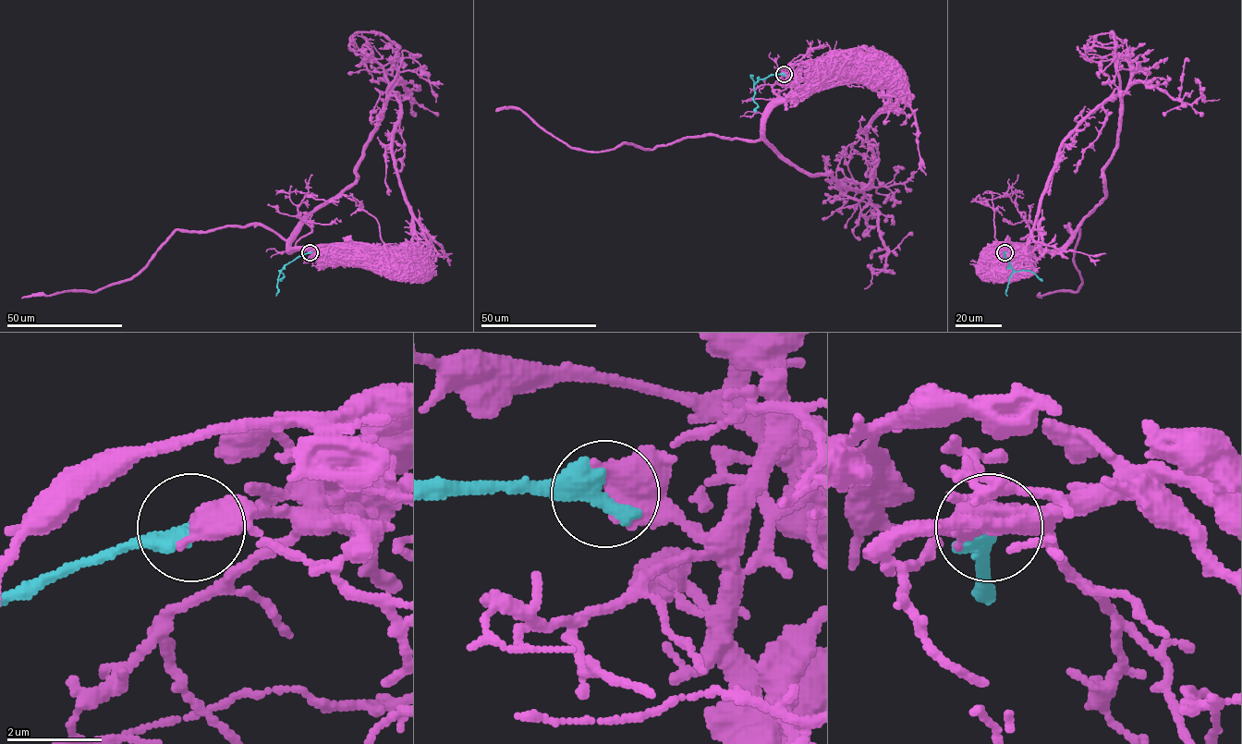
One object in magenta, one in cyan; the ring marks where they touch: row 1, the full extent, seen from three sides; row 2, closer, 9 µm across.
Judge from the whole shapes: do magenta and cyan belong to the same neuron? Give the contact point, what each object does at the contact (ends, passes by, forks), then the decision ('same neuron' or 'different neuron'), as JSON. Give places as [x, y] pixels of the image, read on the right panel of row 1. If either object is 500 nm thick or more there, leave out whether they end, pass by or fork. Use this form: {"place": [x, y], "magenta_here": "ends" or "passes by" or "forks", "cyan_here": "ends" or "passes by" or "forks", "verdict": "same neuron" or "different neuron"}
{"place": [1004, 252], "verdict": "different neuron"}

